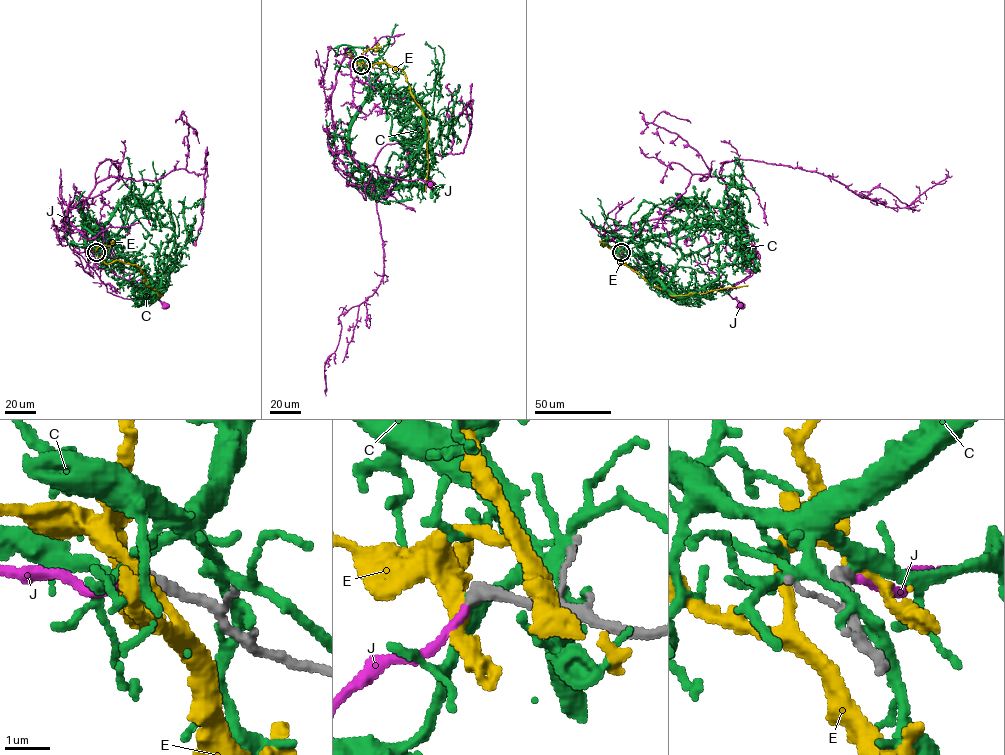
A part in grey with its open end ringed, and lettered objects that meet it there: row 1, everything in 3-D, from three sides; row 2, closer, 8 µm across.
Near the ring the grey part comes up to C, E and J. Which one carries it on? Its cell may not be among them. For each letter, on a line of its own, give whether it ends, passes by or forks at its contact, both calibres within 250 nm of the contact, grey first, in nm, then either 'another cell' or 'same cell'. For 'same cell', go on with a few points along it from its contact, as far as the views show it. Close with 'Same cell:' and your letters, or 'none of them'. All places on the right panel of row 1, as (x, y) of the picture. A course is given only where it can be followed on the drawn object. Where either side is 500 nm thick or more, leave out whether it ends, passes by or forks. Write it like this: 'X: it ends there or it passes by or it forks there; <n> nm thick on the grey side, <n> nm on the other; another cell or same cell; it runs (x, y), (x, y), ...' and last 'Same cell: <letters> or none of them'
C: it forks there; 360 nm thick on the grey side, 240 nm on the other; another cell
E: it passes by; 360 nm thick on the grey side, 240 nm on the other; another cell
J: it ends there; 360 nm thick on the grey side, 180 nm on the other; same cell; it runs (621, 251), (604, 235), (683, 205), (729, 208), (756, 252), (749, 275), (726, 292), (740, 306)
Same cell: J

